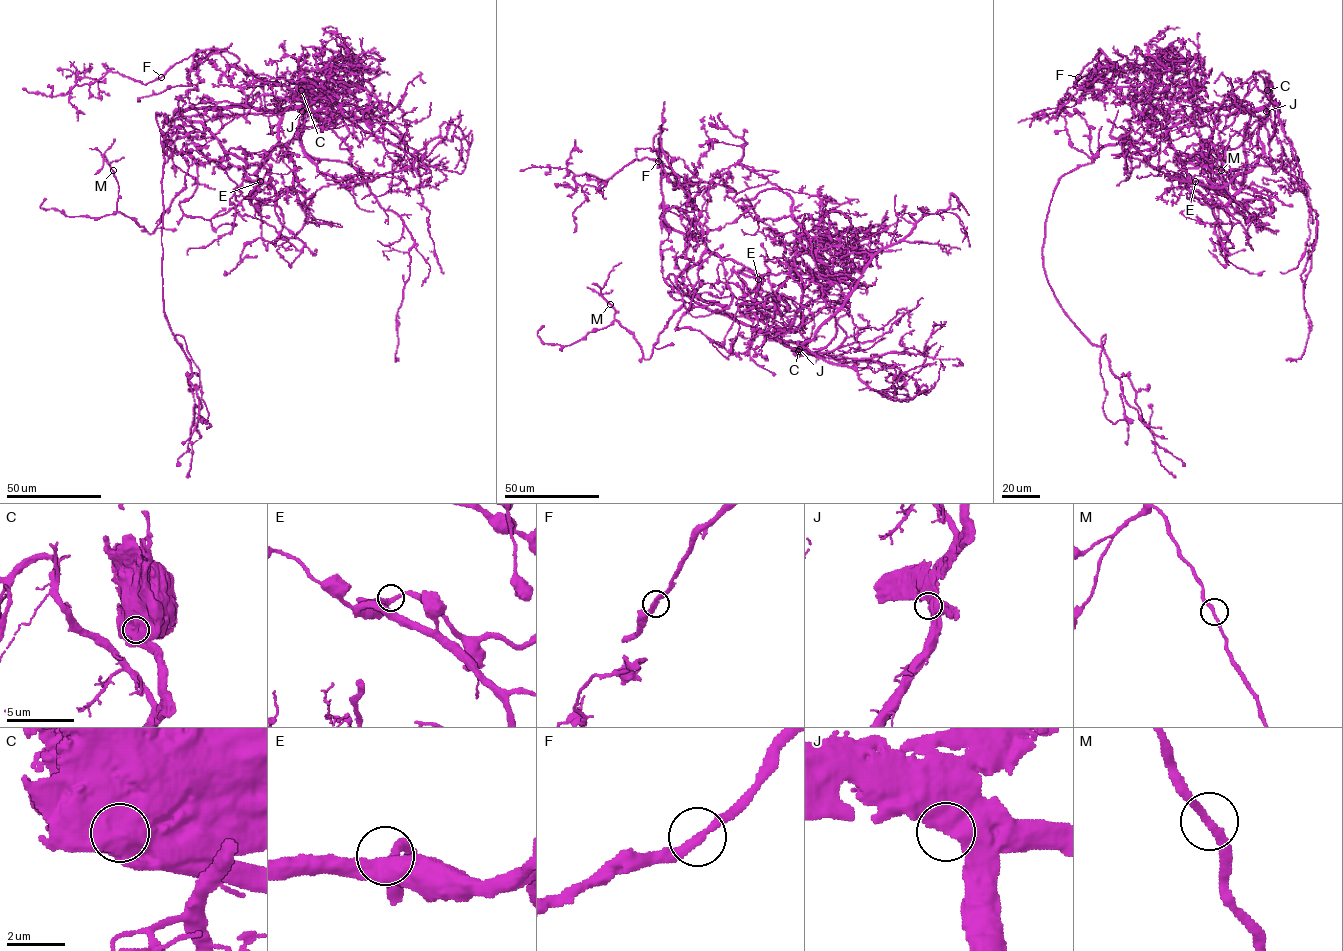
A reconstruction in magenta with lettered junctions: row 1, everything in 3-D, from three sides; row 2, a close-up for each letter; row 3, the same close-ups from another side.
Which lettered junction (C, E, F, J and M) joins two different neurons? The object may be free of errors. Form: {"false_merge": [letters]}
{"false_merge": ["C"]}

